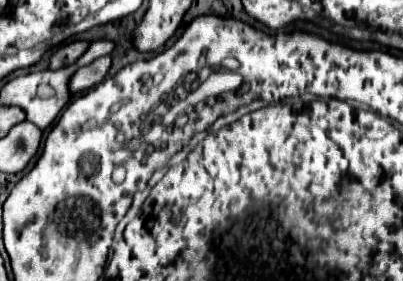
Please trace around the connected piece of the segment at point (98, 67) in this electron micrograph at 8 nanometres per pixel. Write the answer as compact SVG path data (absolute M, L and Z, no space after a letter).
M100 57L96 61L92 61L90 65L80 67L68 81L70 93L80 93L80 91L86 91L86 89L98 85L106 77L108 69L110 69L110 57Z

